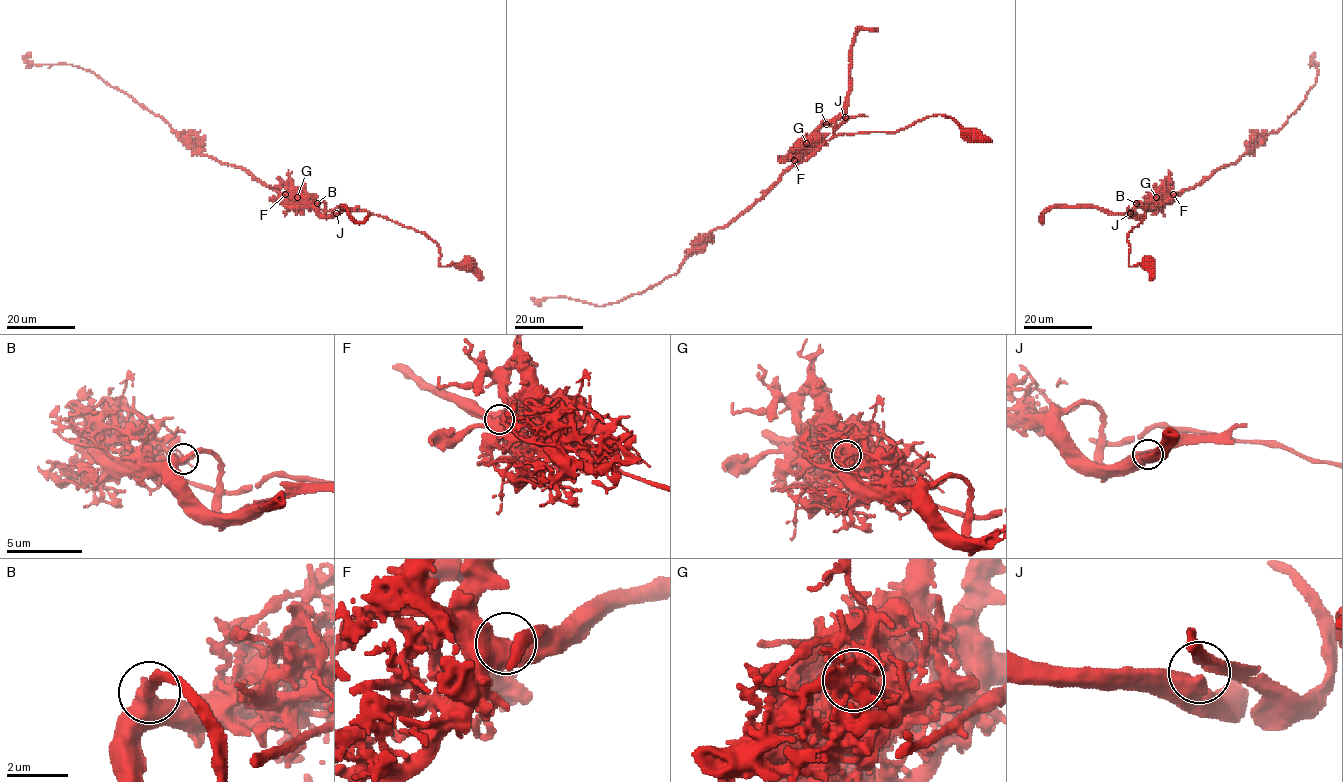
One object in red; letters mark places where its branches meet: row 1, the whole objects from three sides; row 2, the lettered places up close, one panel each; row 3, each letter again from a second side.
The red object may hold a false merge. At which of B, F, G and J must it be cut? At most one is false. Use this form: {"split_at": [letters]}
{"split_at": ["G"]}

